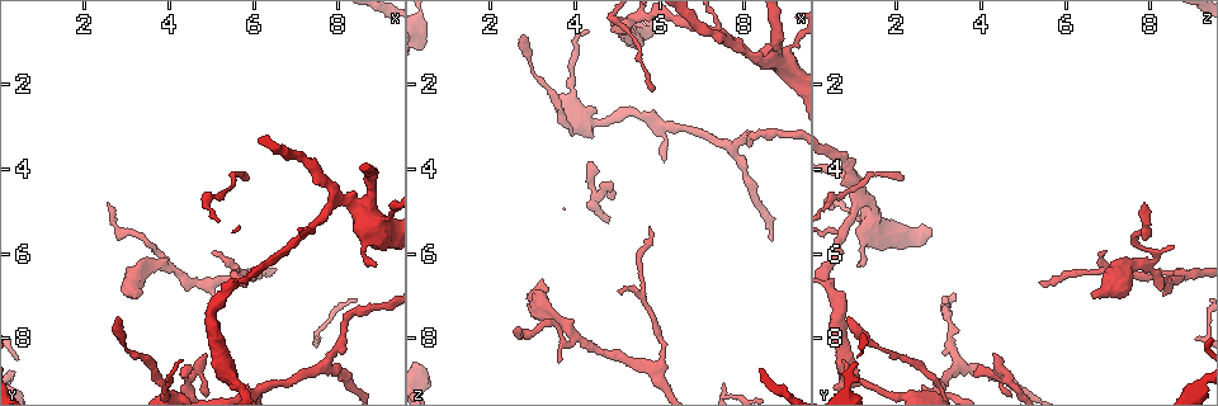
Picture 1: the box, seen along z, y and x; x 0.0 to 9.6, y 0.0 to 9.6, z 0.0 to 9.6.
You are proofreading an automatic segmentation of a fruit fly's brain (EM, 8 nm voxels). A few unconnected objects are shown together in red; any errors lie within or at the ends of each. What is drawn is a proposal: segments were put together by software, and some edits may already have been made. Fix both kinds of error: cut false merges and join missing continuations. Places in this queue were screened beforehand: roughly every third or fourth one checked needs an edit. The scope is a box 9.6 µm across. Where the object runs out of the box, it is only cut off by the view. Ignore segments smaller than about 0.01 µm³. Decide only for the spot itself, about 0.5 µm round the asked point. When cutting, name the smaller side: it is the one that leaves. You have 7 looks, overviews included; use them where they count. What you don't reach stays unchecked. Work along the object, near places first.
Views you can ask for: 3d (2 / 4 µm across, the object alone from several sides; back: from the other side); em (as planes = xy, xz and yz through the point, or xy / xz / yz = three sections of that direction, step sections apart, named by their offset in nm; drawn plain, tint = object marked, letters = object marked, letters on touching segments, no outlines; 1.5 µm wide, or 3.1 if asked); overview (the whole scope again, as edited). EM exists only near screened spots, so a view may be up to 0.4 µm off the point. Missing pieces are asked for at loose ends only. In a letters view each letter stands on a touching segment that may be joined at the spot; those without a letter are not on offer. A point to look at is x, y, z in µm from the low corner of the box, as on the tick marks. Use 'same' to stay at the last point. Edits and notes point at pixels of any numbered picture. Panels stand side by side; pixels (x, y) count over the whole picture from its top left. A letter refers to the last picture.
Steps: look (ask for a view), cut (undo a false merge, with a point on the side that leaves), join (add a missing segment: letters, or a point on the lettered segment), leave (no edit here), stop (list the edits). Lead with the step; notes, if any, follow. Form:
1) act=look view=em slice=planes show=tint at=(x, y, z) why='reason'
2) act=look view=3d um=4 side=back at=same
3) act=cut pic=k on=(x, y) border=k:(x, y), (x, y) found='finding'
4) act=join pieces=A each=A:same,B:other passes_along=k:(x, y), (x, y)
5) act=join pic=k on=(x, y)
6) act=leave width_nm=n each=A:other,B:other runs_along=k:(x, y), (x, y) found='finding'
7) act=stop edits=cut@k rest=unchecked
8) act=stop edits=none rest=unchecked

act=look view=em slice=yz step=8 show=tint at=(7.25, 5.45, 0.70)

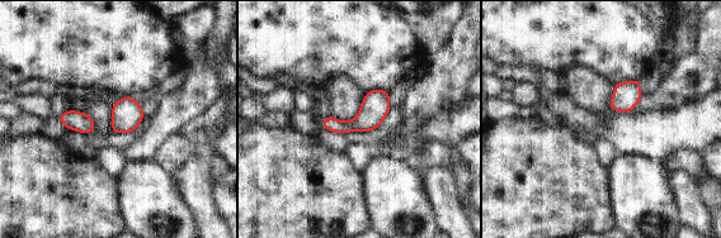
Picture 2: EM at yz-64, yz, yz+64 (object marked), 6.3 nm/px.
act=look view=em slice=planes show=letters at=same why='cut it another way'

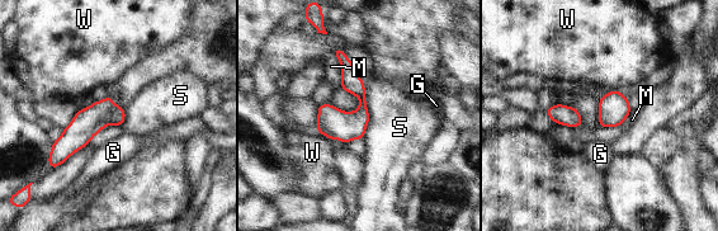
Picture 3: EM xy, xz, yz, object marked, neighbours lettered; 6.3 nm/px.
act=leave width_nm=190 each=G:other,M:other,S:other,W:other found='all the same neuron'

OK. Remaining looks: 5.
act=look view=em slice=planes show=plain at=(4.40, 9.00, 4.50) why='a fork'

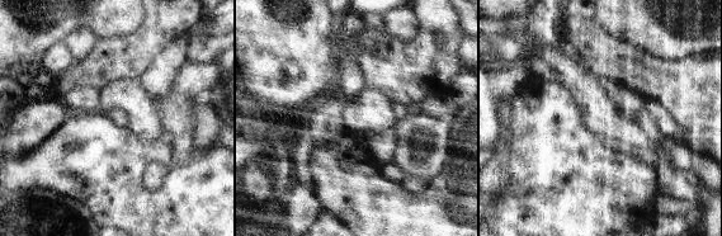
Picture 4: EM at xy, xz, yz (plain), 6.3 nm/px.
act=look view=em slice=planes show=tint at=same

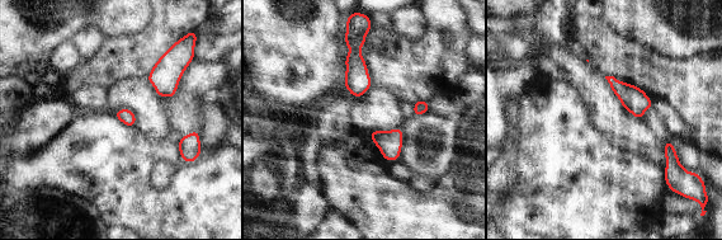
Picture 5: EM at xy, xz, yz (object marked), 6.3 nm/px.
act=look view=em slice=planes show=letters at=same why='what lies round it'

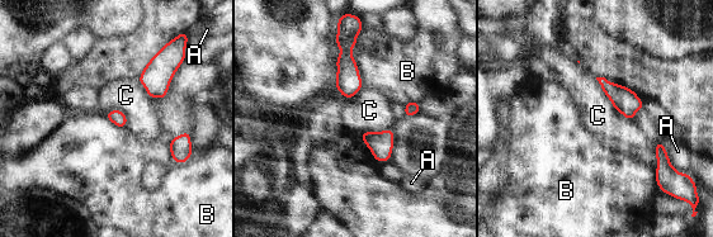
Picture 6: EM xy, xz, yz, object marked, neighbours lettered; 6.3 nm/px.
act=leave each=A:other,B:other,C:other border=6:(358, 33), (352, 56), (363, 84) found='all the same neuron'

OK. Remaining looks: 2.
act=look view=em slice=planes show=letters at=(3.30, 7.00, 6.55) why='free end'

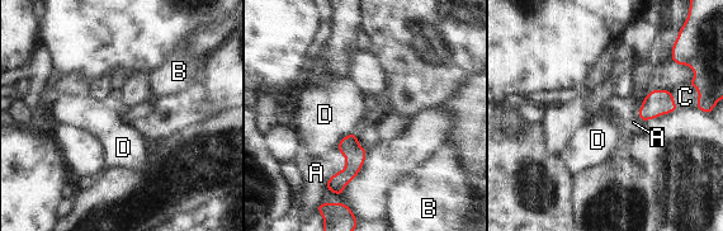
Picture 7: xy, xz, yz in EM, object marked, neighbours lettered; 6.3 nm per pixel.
act=leave each=A:other,B:other,C:other,D:other found='no lettered segment goes on from it'

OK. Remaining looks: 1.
act=stop edits=none rest=unchecked

